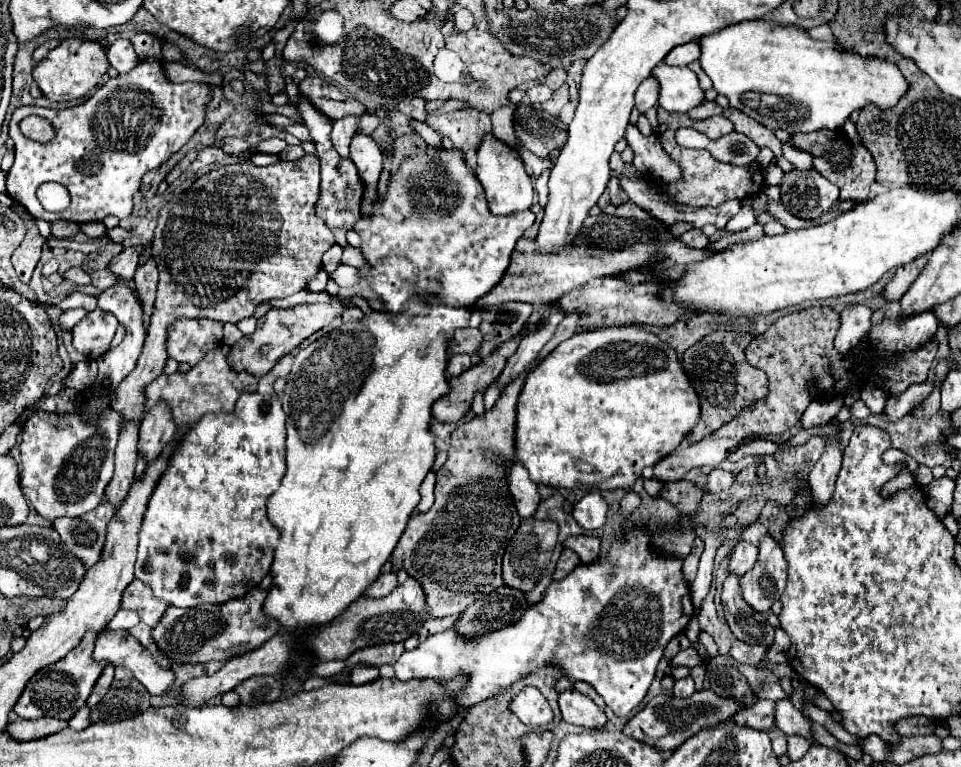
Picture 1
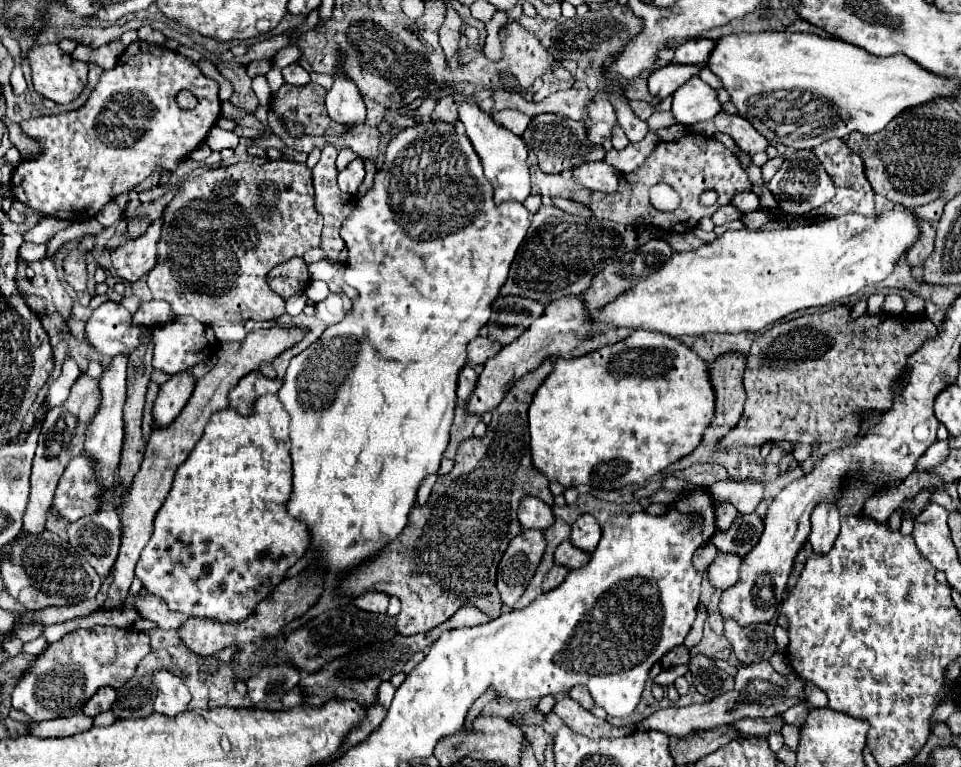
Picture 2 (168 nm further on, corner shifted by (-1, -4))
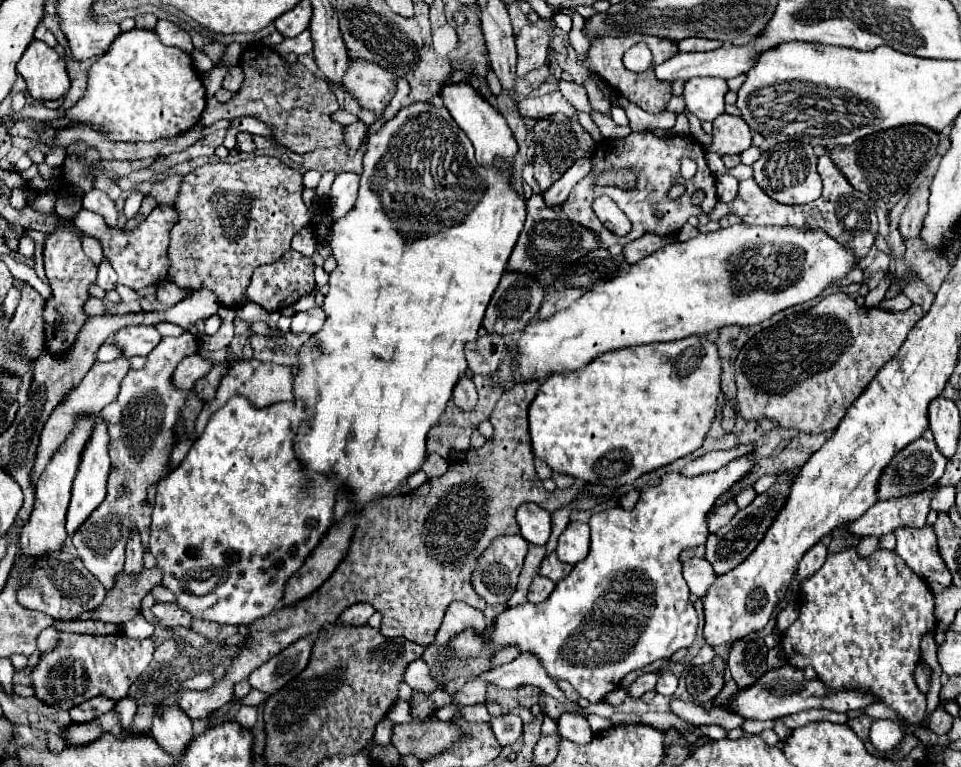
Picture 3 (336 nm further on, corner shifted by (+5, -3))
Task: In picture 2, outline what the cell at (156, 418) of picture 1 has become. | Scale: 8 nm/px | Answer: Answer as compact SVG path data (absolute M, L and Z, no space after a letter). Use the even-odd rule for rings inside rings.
M180 371L174 377L170 377L162 387L154 401L154 419L160 427L172 423L172 419L178 417L178 413L184 409L186 401L190 399L194 391L196 379L192 371Z

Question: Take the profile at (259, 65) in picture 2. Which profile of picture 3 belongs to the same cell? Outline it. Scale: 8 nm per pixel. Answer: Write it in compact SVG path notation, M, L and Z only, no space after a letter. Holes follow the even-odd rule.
M246 46L240 64L244 68L242 88L228 102L208 98L200 126L212 126L222 118L234 120L252 116L272 128L272 136L278 146L296 154L306 154L314 148L330 148L344 142L346 126L332 120L332 114L340 110L340 104L324 80L316 78L302 64L296 64L286 72L286 60L270 46Z

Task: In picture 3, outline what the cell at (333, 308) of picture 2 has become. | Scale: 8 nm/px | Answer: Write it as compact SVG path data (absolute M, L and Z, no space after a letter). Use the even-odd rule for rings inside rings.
M314 306L312 310L306 310L306 312L296 312L290 330L294 330L294 332L316 334L316 332L322 328L324 320L326 320L324 316L326 316L326 312L324 312L322 306Z

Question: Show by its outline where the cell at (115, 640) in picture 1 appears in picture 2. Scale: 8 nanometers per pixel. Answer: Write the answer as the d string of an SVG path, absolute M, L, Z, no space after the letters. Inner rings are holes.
M156 671L152 675L158 695L154 701L154 711L164 717L176 717L178 713L184 713L190 703L190 691L186 689L184 681L170 673L170 671Z

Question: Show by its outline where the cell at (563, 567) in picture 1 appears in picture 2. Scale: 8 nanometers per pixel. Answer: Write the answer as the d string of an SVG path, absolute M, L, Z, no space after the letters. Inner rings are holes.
M554 565L554 567L548 571L548 575L544 577L544 581L542 581L542 591L546 593L546 591L556 589L556 587L564 581L566 575L568 575L568 569L560 569L558 565Z

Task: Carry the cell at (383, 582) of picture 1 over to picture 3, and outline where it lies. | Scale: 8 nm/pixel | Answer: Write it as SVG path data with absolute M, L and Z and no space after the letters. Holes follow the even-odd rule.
M354 604L350 608L346 608L346 612L342 612L340 620L352 626L362 626L368 622L368 618L374 614L372 604Z

